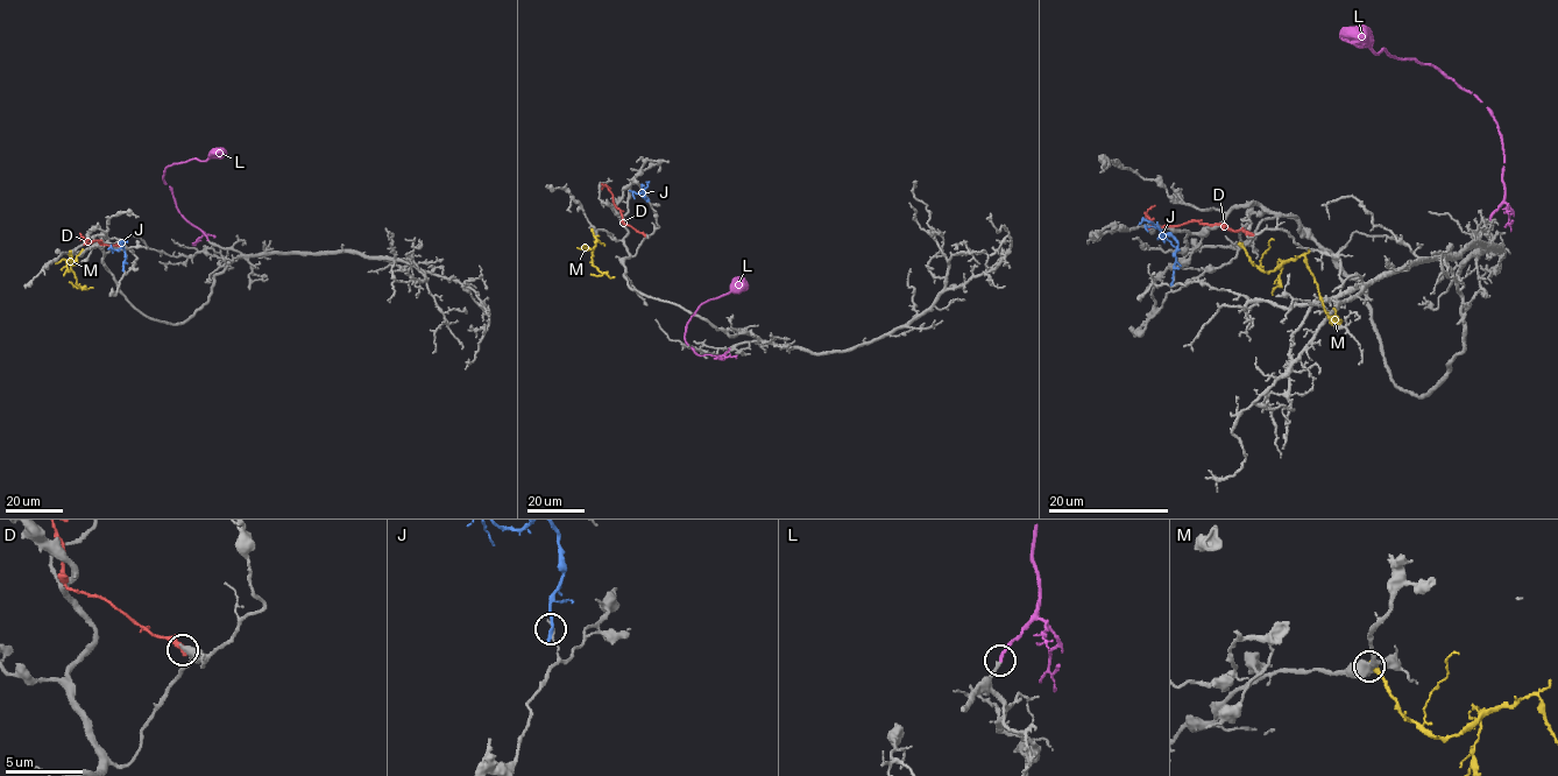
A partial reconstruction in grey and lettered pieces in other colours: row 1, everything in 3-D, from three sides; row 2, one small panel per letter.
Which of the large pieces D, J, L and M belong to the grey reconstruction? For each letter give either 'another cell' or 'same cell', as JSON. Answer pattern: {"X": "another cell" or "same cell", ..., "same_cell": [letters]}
{"D": "another cell", "J": "another cell", "L": "same cell", "M": "another cell", "same_cell": ["L"]}

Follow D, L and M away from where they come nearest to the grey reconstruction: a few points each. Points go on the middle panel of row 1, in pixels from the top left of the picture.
D: (644, 235), (623, 223), (613, 195), (604, 185), (602, 189)
L: (729, 348), (720, 355), (698, 355), (685, 340), (687, 324), (702, 303), (738, 291), (745, 283)
M: (592, 230), (596, 239), (593, 265), (615, 277)

